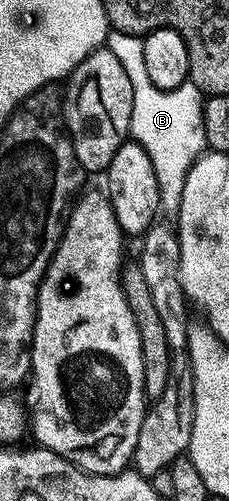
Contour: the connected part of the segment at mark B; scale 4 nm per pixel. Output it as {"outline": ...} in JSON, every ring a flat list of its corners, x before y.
{"outline":[[111,31,107,34,106,48,117,55,121,67,125,67,125,75,129,75,129,83,133,85,133,115,131,116,130,136,149,155,149,163,153,163,153,171,157,175,157,187,159,188,159,203,162,212,171,215,178,214,181,203,181,191,185,191,185,175,191,169,191,165,208,148,207,135,203,132,203,102,204,94,200,93,190,79,178,85,176,89,162,89,149,79,149,71,145,71,145,51,143,42,136,34]]}

